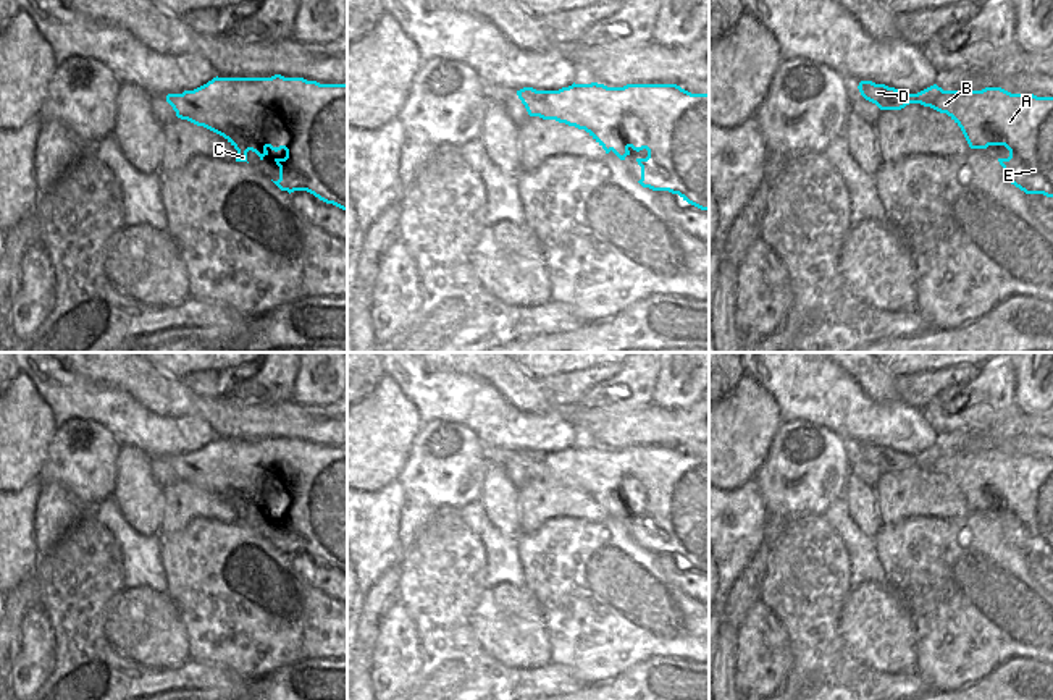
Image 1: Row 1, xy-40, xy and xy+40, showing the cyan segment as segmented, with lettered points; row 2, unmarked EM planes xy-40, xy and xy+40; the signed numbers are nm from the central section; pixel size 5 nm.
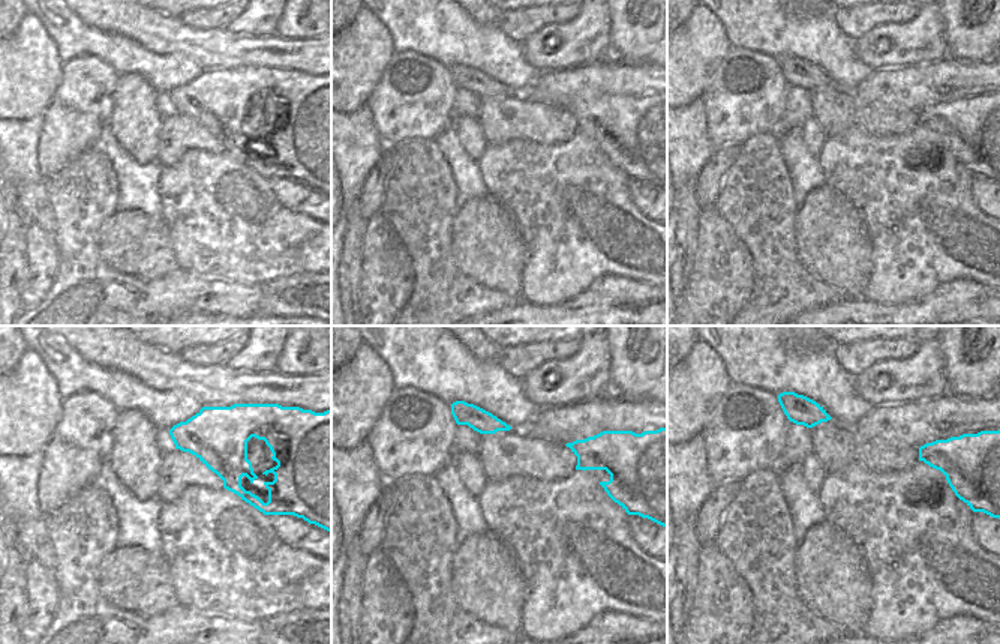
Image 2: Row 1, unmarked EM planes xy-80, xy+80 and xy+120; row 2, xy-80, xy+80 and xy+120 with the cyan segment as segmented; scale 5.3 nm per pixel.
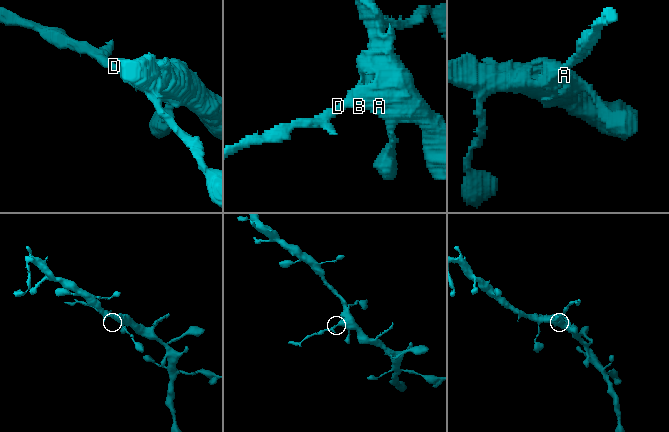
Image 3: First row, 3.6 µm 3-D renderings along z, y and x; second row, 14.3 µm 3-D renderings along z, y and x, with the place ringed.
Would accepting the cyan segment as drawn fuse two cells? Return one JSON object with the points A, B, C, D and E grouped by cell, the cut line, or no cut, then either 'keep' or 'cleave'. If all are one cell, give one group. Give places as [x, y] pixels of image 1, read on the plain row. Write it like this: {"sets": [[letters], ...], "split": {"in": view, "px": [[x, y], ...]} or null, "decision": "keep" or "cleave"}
{"sets": [["A", "B", "C", "E"], ["D"]], "split": {"in": "xy", "px": [[548, 453], [528, 476]]}, "decision": "cleave"}

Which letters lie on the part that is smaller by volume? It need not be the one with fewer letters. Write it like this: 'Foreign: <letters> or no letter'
Foreign: D

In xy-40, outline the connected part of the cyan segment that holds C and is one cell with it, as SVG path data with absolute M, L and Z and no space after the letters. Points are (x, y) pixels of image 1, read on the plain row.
M213 440L207 446L184 453L171 466L176 479L197 488L203 488L223 498L236 512L236 524L247 524L247 514L255 514L260 522L284 511L284 521L275 521L279 529L279 542L273 543L281 553L307 553L326 566L347 574L347 446L320 446L304 440Z

